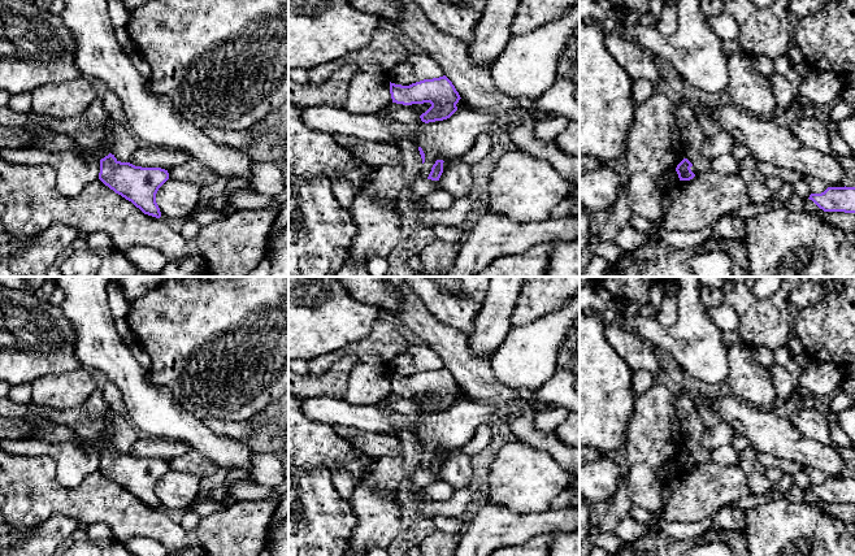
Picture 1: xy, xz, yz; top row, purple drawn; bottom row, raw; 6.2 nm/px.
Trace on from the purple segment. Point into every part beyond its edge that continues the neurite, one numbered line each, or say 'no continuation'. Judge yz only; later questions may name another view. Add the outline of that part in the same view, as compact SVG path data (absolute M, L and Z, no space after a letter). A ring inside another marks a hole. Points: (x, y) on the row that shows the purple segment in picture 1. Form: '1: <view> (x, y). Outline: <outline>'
no continuation

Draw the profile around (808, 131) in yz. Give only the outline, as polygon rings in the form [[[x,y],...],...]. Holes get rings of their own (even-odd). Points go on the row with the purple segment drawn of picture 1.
[[[800,118],[787,129],[800,144],[825,155],[832,153],[832,136],[816,118]]]

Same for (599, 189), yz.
[[[609,166],[580,174],[580,207],[594,214],[611,208],[619,197],[621,178]]]

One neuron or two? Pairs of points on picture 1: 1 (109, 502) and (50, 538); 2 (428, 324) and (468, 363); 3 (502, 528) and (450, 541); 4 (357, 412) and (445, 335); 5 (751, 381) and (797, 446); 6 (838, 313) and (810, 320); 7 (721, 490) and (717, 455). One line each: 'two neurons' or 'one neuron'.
1: two neurons
2: one neuron
3: two neurons
4: two neurons
5: two neurons
6: one neuron
7: two neurons

